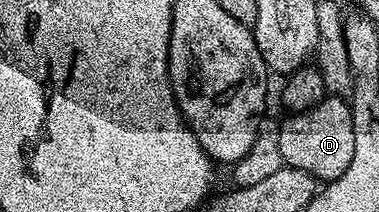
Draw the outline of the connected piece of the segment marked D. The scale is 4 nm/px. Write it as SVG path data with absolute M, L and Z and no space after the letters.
M325 97L314 108L301 114L289 113L287 117L275 135L283 165L308 172L324 184L340 178L342 172L350 168L350 160L354 157L354 120L351 105L343 97Z

